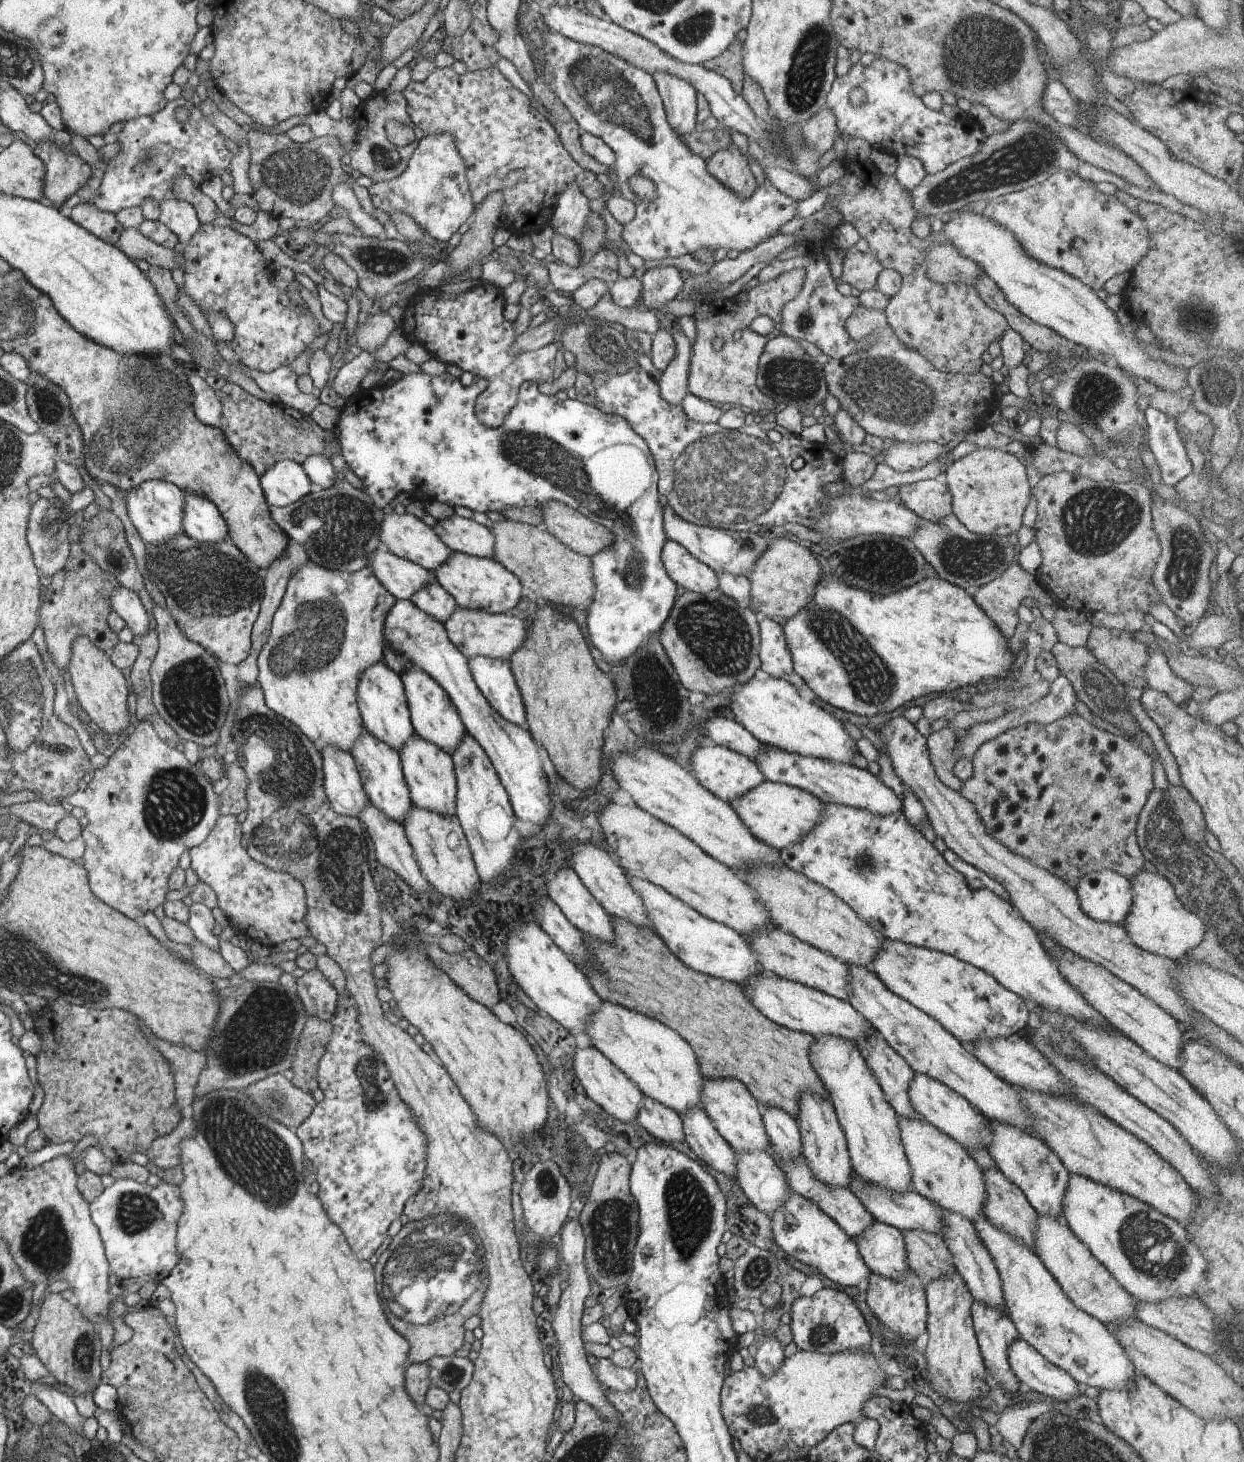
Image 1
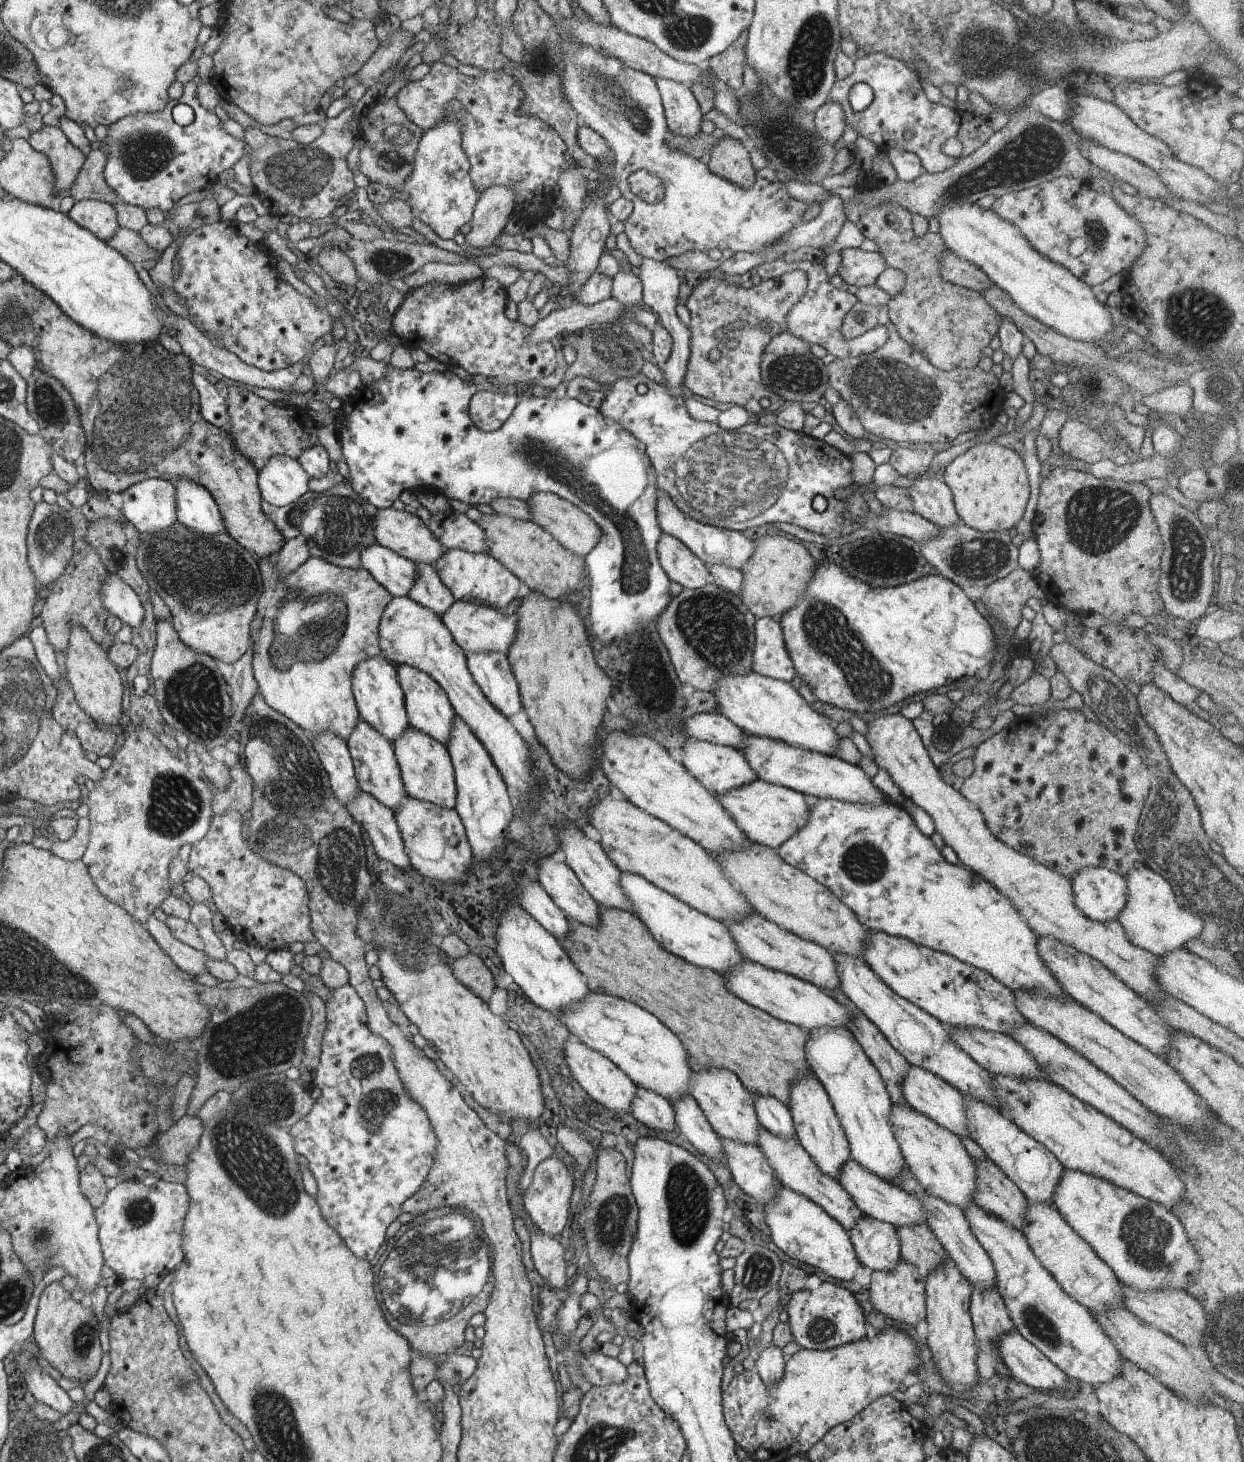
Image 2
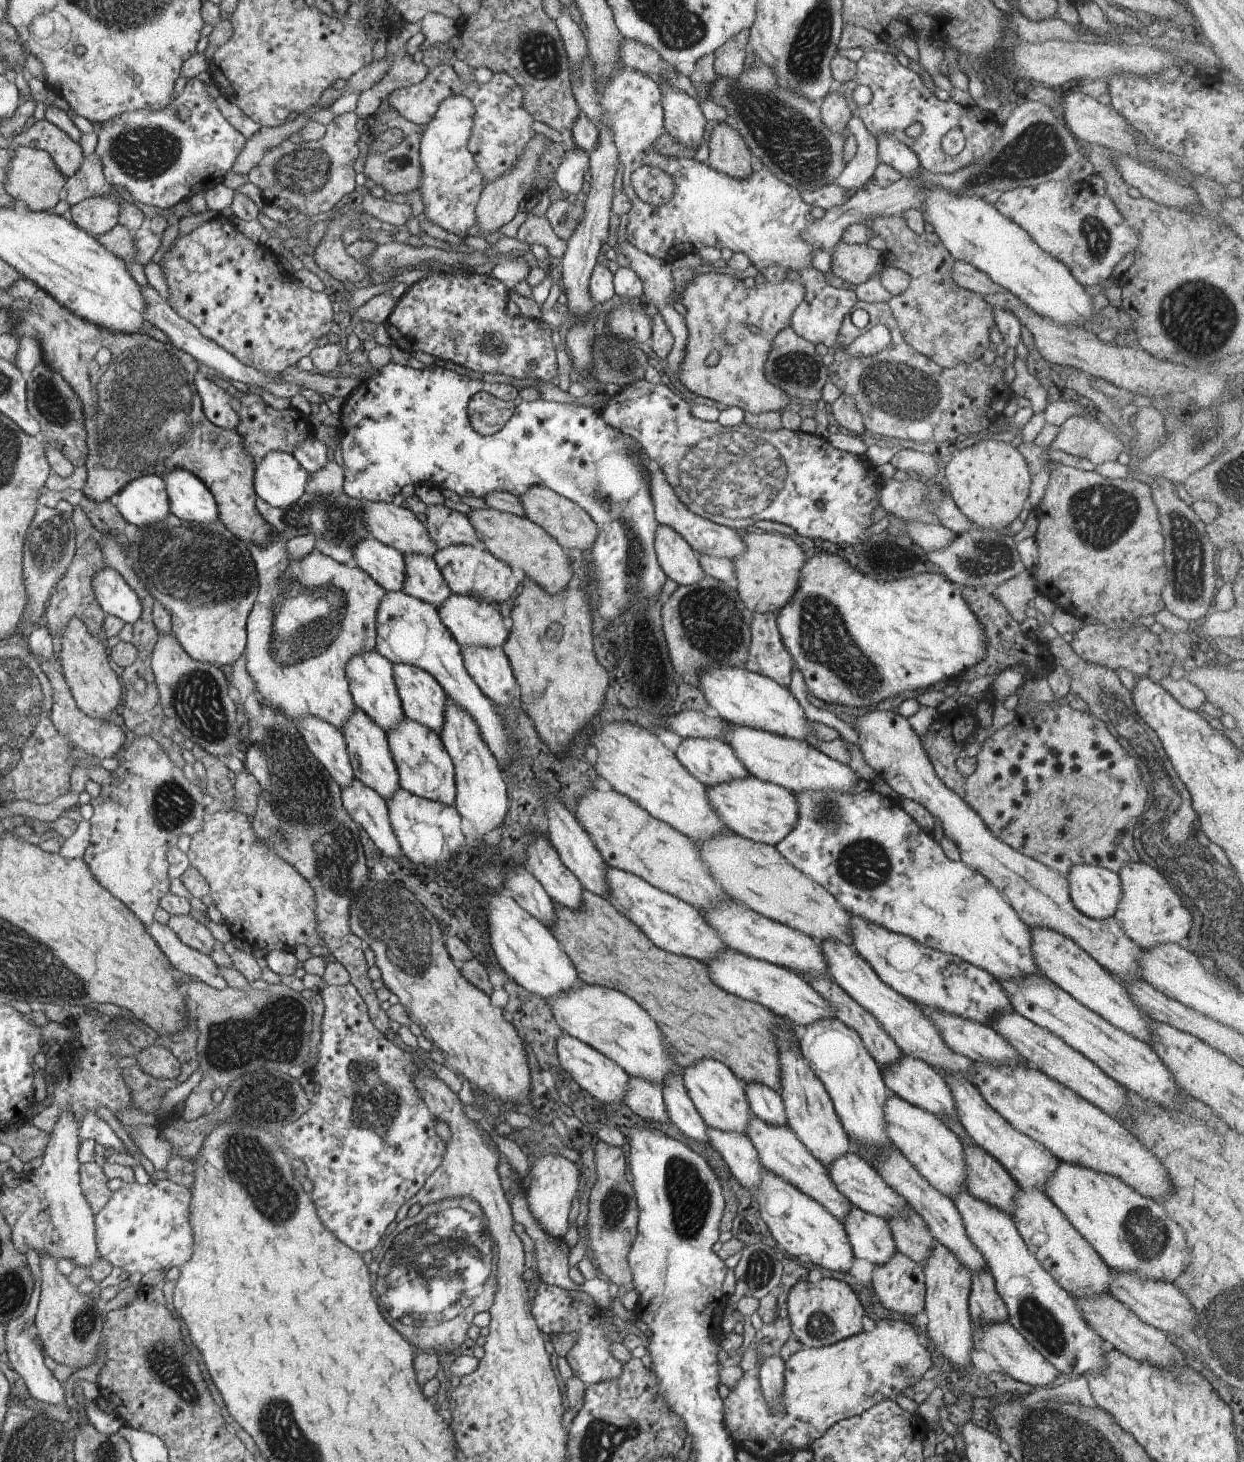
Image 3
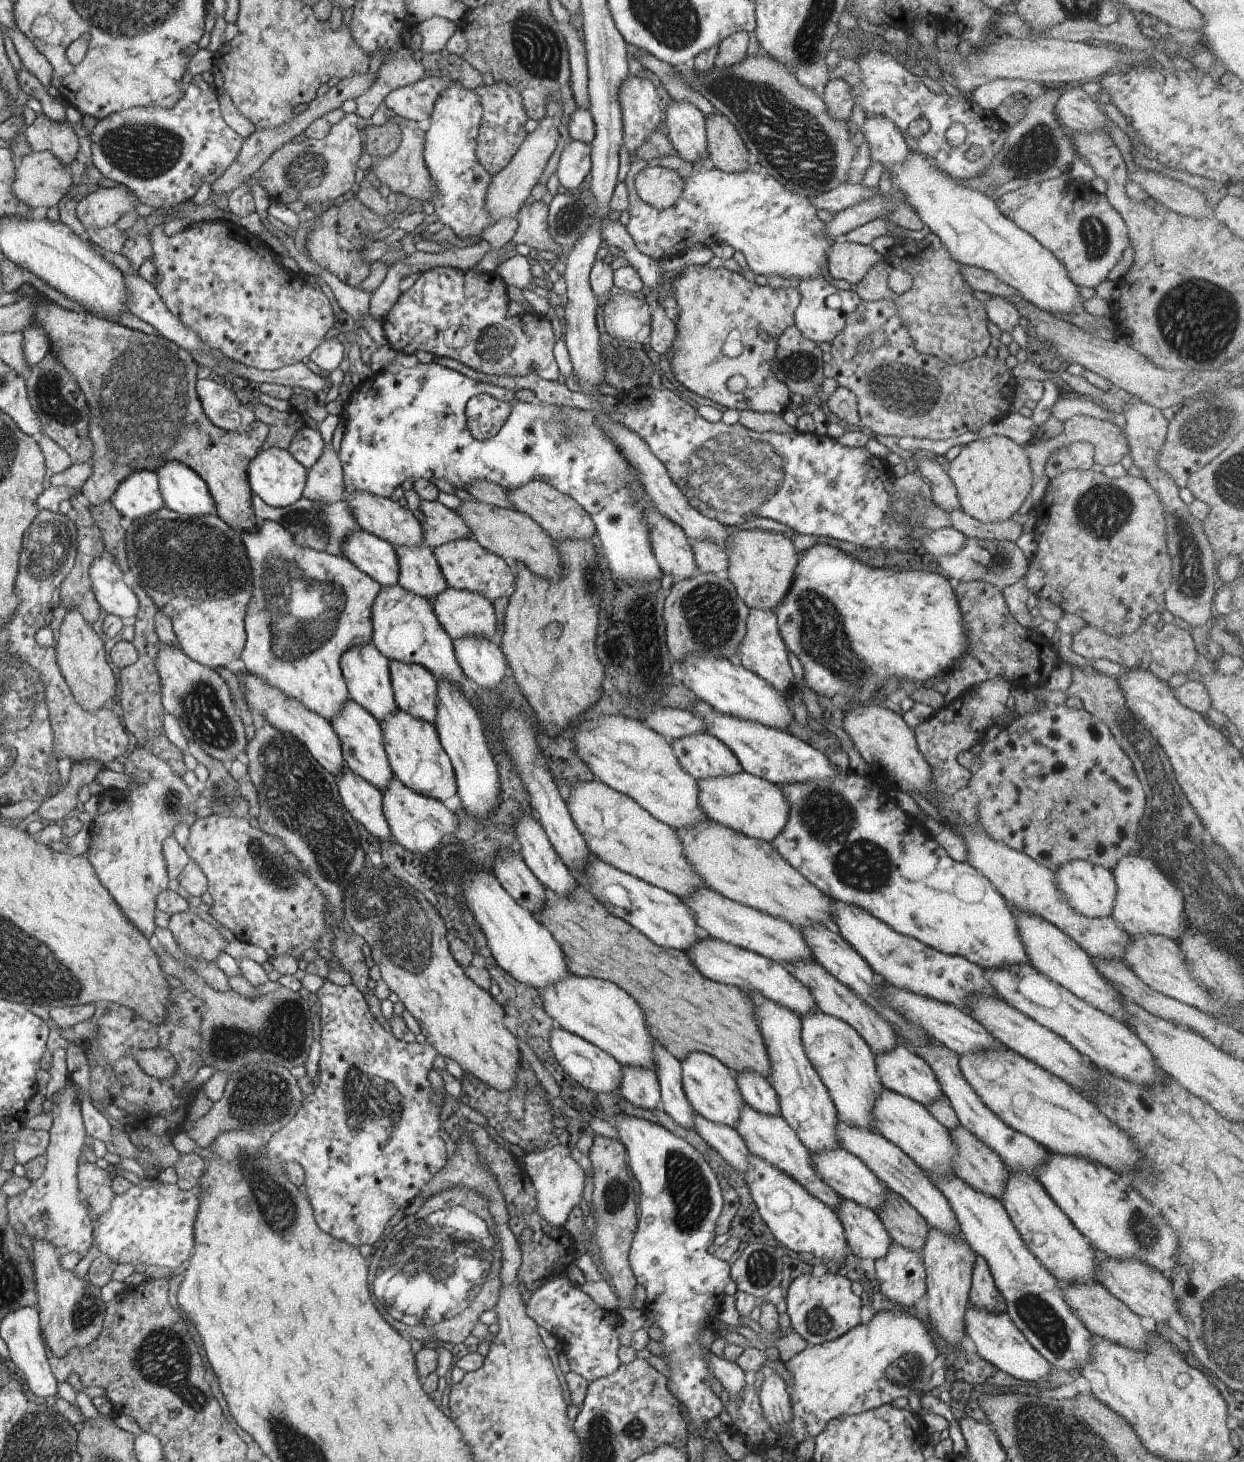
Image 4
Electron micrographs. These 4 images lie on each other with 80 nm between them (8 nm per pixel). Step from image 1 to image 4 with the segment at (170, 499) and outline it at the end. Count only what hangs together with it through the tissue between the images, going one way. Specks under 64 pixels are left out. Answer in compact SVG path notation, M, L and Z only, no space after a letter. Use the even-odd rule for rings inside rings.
M138 470L119 484L111 498L112 504L118 509L118 512L132 521L140 516L148 518L165 506L157 471Z

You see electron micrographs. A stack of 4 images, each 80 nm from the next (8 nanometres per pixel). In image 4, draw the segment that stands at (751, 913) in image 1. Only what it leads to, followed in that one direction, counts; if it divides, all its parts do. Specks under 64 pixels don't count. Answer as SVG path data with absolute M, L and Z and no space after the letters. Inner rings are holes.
M593 779L575 782L566 804L590 852L614 868L666 890L681 901L685 901L700 888L708 888L702 876L698 876L694 866L688 862L677 831L651 816L630 796Z

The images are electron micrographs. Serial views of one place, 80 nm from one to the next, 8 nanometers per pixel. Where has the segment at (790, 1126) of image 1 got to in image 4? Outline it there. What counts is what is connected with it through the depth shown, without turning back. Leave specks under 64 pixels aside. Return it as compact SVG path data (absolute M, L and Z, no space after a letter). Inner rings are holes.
M758 1072L737 1074L737 1084L742 1099L750 1108L766 1116L781 1116L778 1096L766 1078Z

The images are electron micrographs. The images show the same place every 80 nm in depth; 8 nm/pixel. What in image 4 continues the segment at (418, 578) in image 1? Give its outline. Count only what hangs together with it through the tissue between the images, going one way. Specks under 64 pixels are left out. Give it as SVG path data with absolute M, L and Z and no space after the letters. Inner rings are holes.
M360 528L342 546L342 554L362 572L369 573L382 587L396 586L400 576L400 558L389 541Z

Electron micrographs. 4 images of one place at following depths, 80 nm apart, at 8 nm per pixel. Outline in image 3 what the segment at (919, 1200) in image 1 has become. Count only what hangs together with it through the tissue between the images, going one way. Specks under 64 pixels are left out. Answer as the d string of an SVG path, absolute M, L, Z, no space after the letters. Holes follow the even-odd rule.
M849 1152L840 1158L836 1158L836 1162L832 1162L827 1168L827 1172L830 1178L834 1180L834 1184L840 1193L846 1196L853 1206L868 1212L868 1214L874 1214L874 1216L887 1221L908 1212L908 1202L894 1188L890 1188L886 1184L886 1180L857 1154Z

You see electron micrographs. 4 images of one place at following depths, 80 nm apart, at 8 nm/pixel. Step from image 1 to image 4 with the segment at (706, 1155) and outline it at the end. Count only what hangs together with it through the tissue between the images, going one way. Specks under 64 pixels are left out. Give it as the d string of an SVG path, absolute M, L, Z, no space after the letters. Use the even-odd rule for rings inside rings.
M656 1040L654 1041L654 1056L656 1056L655 1074L660 1082L662 1110L681 1127L696 1130L694 1128L696 1112L683 1090L681 1062Z

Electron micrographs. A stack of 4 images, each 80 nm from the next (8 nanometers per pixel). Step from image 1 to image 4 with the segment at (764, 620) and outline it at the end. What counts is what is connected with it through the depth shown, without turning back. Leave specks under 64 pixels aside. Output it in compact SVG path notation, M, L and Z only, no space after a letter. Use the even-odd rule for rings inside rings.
M750 609L748 620L746 620L746 636L738 648L738 664L750 672L758 674L786 698L788 698L788 690L791 690L790 686L794 680L787 653L787 647L778 630L776 611L773 609Z

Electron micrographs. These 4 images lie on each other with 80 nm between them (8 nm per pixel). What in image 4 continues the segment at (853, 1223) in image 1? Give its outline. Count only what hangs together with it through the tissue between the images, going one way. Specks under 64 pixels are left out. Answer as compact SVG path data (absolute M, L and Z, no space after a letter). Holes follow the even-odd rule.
M744 1103L742 1114L738 1118L735 1130L742 1136L742 1140L745 1141L750 1153L783 1170L788 1176L794 1178L796 1182L802 1184L811 1195L814 1195L835 1212L842 1198L830 1188L830 1185L827 1185L821 1179L817 1169L813 1167L810 1150L806 1148L806 1145L798 1138L796 1132L788 1126L781 1116L766 1116L766 1114L757 1112L754 1108L750 1108L748 1104Z

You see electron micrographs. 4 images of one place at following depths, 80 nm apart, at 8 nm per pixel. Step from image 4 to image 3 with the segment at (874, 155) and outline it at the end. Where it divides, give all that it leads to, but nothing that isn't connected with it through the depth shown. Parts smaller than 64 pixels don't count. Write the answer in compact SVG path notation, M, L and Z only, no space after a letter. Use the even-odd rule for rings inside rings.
M882 132L875 140L878 144L879 163L884 162L892 166L903 177L914 178L919 174L921 165L918 156L911 152L904 144L900 144L892 134Z

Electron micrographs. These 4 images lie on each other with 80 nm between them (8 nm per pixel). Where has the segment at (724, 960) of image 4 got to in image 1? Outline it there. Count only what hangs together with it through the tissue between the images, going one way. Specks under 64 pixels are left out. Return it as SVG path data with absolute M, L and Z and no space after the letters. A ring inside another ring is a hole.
M762 972L754 975L747 983L740 984L745 995L751 1003L766 1018L773 1020L780 1026L811 1034L818 1037L823 1034L841 1036L845 1039L858 1041L865 1039L874 1028L863 1016L849 1003L835 996L830 996L821 990L812 988L778 976L770 978Z

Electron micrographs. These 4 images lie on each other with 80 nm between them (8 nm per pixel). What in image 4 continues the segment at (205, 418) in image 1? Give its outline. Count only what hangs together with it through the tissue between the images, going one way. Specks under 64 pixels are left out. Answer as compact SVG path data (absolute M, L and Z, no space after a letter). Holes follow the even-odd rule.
M201 379L197 382L197 395L204 406L205 415L221 429L236 432L240 422L240 402L236 394L214 380Z

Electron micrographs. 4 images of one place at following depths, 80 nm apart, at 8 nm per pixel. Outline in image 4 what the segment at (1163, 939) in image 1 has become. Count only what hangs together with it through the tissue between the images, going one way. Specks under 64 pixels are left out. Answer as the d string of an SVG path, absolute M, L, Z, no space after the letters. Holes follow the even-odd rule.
M1126 855L1112 869L1117 893L1112 917L1128 935L1162 935L1178 940L1187 927L1184 914L1184 898L1186 895L1197 893L1197 886L1191 886L1187 881L1172 884L1152 859L1143 858L1141 855Z

